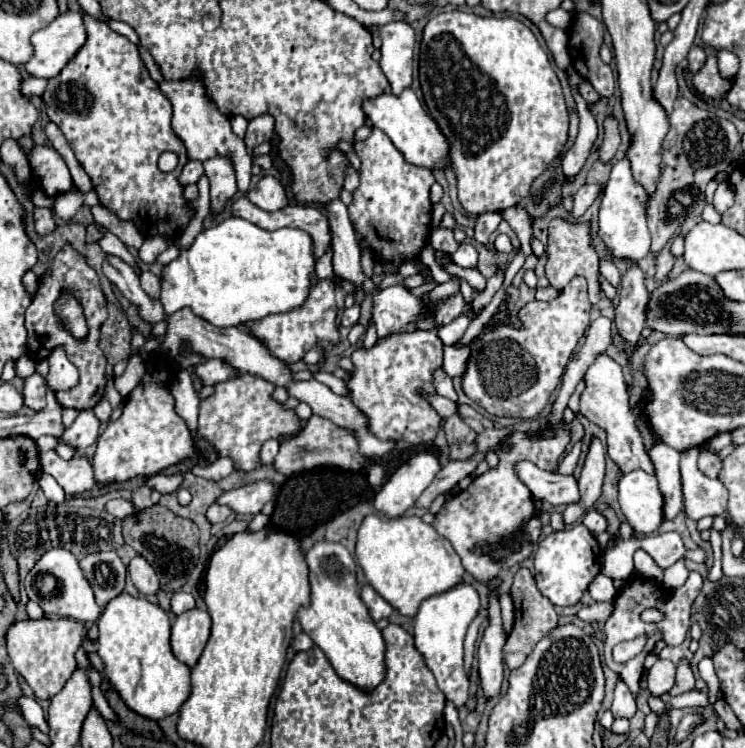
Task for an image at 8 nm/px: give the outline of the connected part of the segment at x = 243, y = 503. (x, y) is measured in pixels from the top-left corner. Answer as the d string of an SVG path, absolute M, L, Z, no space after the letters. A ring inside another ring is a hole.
M257 481L223 493L217 499L217 503L229 505L235 513L257 515L265 503L273 501L273 497L275 497L275 485L271 481Z

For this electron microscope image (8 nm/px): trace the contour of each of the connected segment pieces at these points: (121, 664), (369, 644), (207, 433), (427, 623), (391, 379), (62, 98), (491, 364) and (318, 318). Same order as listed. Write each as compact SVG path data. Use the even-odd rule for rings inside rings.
M117 595L99 617L97 653L105 665L107 679L131 711L153 721L177 713L191 693L191 671L171 653L169 633L171 623L167 613L145 597Z
M323 539L307 549L305 563L309 567L311 603L297 611L303 631L327 655L341 679L371 691L385 677L385 641L373 619L369 619L367 607L361 603L353 557L341 543Z
M241 373L229 381L213 385L215 393L201 399L197 433L209 441L219 457L229 457L235 463L235 471L255 471L261 467L259 451L267 439L291 437L301 431L301 419L293 409L285 409L271 397L275 385L251 373Z
M461 581L449 591L425 599L415 615L415 631L413 631L415 647L423 653L425 663L433 671L439 689L445 693L449 701L455 703L457 710L465 705L469 697L469 677L463 669L463 639L477 611L479 611L479 593L471 583Z
M437 329L415 331L415 333L393 333L387 339L377 341L377 345L369 351L357 349L351 359L355 363L353 377L347 381L349 391L351 391L351 401L357 407L361 407L361 411L365 411L365 415L369 415L373 435L377 435L381 439L401 439L399 449L407 449L411 445L433 443L441 417L437 415L437 411L433 411L433 407L429 407L429 403L425 403L425 399L421 399L421 395L417 395L417 391L425 389L429 393L435 393L433 371L443 365L443 343L437 337Z
M83 13L83 23L87 41L63 67L63 71L57 77L49 79L49 85L43 93L47 115L63 131L77 161L91 177L95 193L99 195L103 207L113 211L123 221L131 219L145 237L167 235L169 239L175 239L187 227L193 211L183 199L183 187L177 183L177 175L189 159L185 145L181 139L177 139L177 135L173 135L171 129L171 103L165 99L165 95L161 95L161 91L157 91L157 87L153 87L155 81L149 77L145 65L141 63L137 45L87 13ZM165 151L173 151L179 157L179 165L171 173L163 173L157 167L157 159Z
M573 277L557 299L549 302L533 300L526 304L518 312L518 319L523 324L521 329L493 327L489 331L481 331L471 341L471 357L467 359L467 367L461 377L461 389L471 401L481 405L491 415L513 417L513 419L537 417L547 405L553 389L561 383L561 375L567 367L567 361L571 359L571 353L579 337L585 333L589 325L589 311L591 303L587 299L587 283L581 277Z
M341 277L333 279L319 279L313 281L309 287L309 295L305 303L293 311L287 313L277 313L277 315L267 315L259 321L253 323L253 335L271 351L273 357L283 361L285 365L297 363L305 357L305 353L313 347L321 347L323 353L333 349L339 343L339 331L335 325L337 313L343 309L345 297L355 291L353 283Z

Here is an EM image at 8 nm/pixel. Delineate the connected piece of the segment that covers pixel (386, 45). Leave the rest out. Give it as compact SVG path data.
M391 21L381 27L381 69L399 95L411 85L411 65L414 64L415 31L407 21Z

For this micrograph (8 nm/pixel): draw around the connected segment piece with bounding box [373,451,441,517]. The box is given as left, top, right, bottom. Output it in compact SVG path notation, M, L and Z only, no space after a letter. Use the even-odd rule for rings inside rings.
M417 453L405 461L381 487L373 505L387 517L399 517L415 505L419 495L431 485L441 471L441 463L433 453Z

